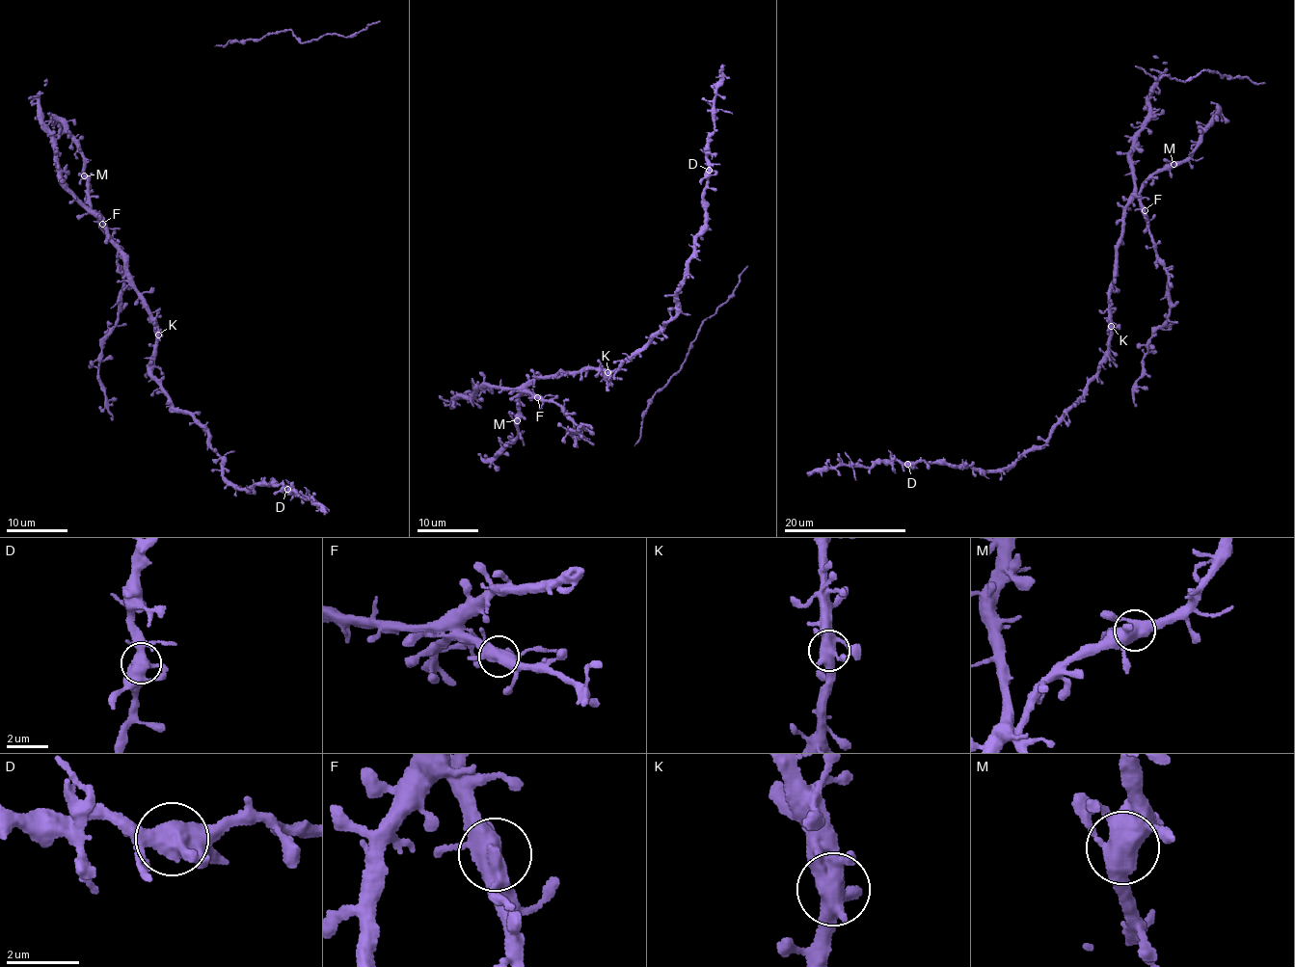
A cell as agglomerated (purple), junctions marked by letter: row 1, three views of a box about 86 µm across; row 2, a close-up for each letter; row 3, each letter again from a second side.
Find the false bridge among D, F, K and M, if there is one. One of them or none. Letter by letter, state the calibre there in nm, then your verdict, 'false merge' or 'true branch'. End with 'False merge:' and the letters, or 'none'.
D: 500 nm | true branch
F: 500 nm | true branch
K: 500 nm | true branch
M: 480 nm | true branch
False merge: none

